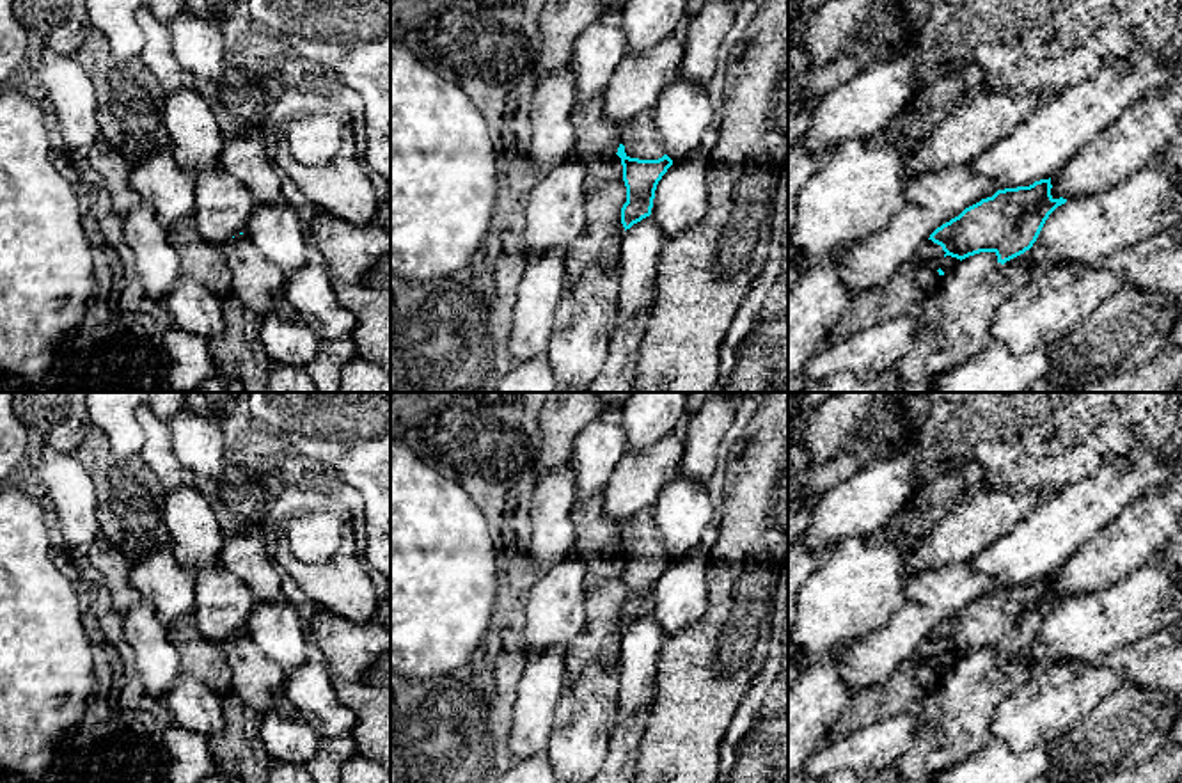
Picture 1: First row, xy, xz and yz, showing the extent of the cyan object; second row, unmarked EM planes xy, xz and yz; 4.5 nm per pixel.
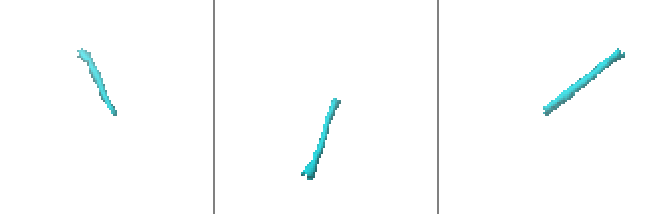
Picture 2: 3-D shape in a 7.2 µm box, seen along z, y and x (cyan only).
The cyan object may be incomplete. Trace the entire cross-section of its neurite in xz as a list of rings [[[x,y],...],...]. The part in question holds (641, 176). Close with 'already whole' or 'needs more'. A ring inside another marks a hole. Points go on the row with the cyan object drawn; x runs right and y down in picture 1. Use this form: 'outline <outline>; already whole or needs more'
outline [[[653,110],[621,128],[621,144],[616,154],[621,158],[626,186],[626,202],[621,208],[621,224],[626,231],[651,215],[657,185],[673,165],[660,144]]]; needs more

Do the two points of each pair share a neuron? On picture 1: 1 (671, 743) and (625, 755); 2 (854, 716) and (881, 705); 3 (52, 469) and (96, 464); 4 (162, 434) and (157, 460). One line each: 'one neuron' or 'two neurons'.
1: two neurons
2: one neuron
3: two neurons
4: one neuron

